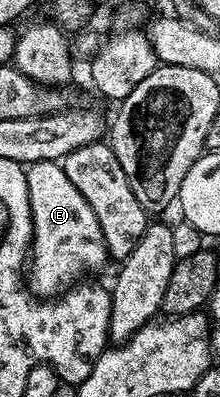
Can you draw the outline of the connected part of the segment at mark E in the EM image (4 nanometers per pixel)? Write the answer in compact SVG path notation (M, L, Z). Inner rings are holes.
M41 161L26 169L28 185L28 203L30 218L34 228L34 236L30 242L28 254L28 272L24 281L29 292L39 299L54 299L66 292L67 289L79 284L85 273L94 273L105 261L108 261L104 231L100 231L100 223L96 223L96 215L92 215L92 207L76 191L72 179L64 175L61 164L57 161Z

